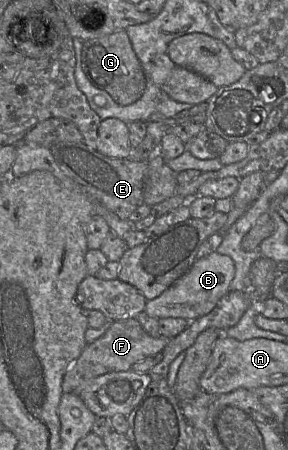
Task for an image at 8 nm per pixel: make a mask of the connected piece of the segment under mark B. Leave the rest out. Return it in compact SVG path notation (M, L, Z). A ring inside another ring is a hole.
M218 252L198 258L191 268L158 297L148 300L144 312L150 317L184 318L192 321L210 313L218 301L230 291L235 276L234 261Z

